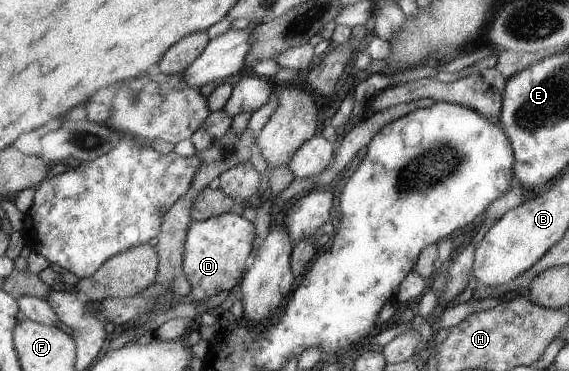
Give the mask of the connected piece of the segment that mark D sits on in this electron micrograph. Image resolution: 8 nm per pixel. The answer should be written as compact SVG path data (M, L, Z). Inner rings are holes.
M227 212L204 221L194 221L187 232L184 275L191 283L189 294L197 301L203 301L224 291L231 291L247 269L251 255L251 243L255 239L253 223L237 212Z

